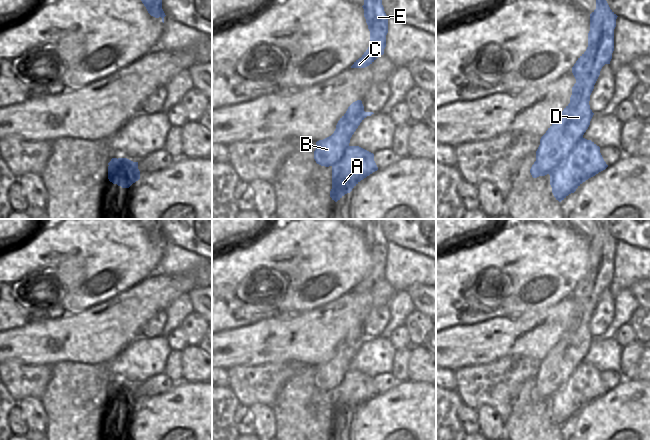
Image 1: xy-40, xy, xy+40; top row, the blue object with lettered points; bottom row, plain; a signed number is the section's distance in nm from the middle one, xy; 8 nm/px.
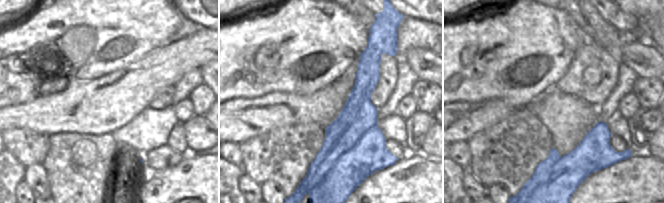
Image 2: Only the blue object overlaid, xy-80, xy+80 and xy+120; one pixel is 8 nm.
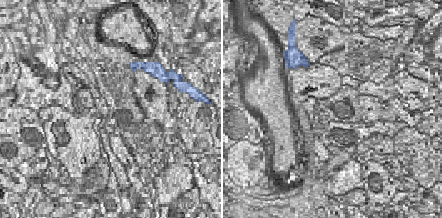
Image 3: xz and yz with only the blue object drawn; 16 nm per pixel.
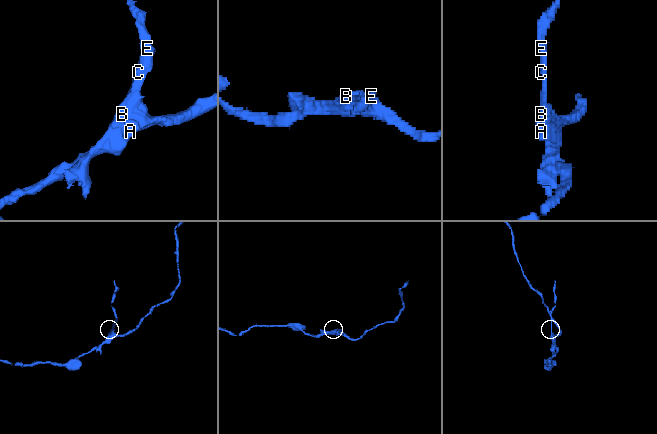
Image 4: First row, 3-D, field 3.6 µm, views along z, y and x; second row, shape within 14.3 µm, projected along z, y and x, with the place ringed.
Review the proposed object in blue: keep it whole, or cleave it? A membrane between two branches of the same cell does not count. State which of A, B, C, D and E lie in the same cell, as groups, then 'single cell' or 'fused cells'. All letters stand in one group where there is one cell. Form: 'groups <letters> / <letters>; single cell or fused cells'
groups A / B C D E; fused cells

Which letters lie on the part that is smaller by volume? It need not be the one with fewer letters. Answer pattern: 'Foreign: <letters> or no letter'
Foreign: B, C, D, E

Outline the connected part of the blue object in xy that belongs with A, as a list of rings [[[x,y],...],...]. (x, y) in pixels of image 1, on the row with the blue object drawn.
[[[348,146],[342,159],[332,166],[330,197],[337,202],[361,180],[377,170],[373,153],[359,146]]]

